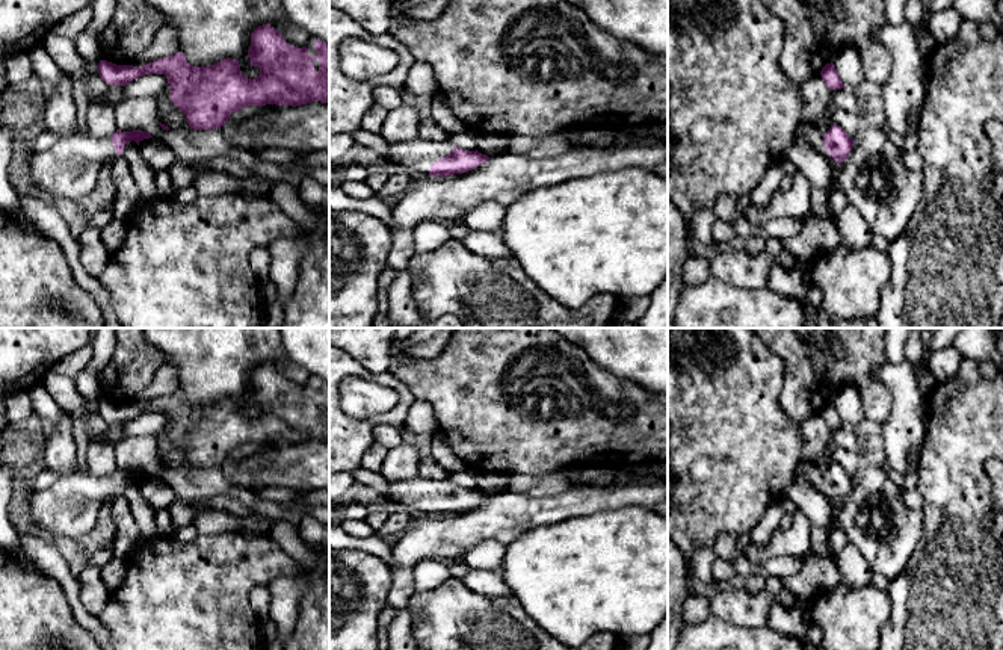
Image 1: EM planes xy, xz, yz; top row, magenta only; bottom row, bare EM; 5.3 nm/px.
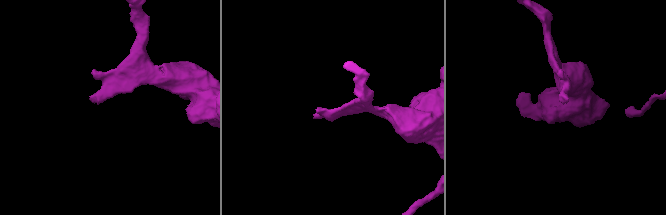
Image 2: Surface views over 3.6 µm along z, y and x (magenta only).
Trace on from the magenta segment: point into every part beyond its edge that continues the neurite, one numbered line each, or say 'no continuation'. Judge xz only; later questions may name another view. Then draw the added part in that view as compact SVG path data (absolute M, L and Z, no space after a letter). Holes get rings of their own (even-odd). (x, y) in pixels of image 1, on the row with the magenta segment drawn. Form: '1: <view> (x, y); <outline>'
1: xz (419, 154); M417 138L406 142L388 142L388 147L390 151L381 156L382 159L429 174L431 166L450 154L455 145L449 141L435 142Z

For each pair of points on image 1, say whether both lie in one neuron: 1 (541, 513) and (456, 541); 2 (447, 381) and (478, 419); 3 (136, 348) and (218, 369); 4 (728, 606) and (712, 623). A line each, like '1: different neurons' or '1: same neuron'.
1: same neuron
2: same neuron
3: different neurons
4: different neurons

